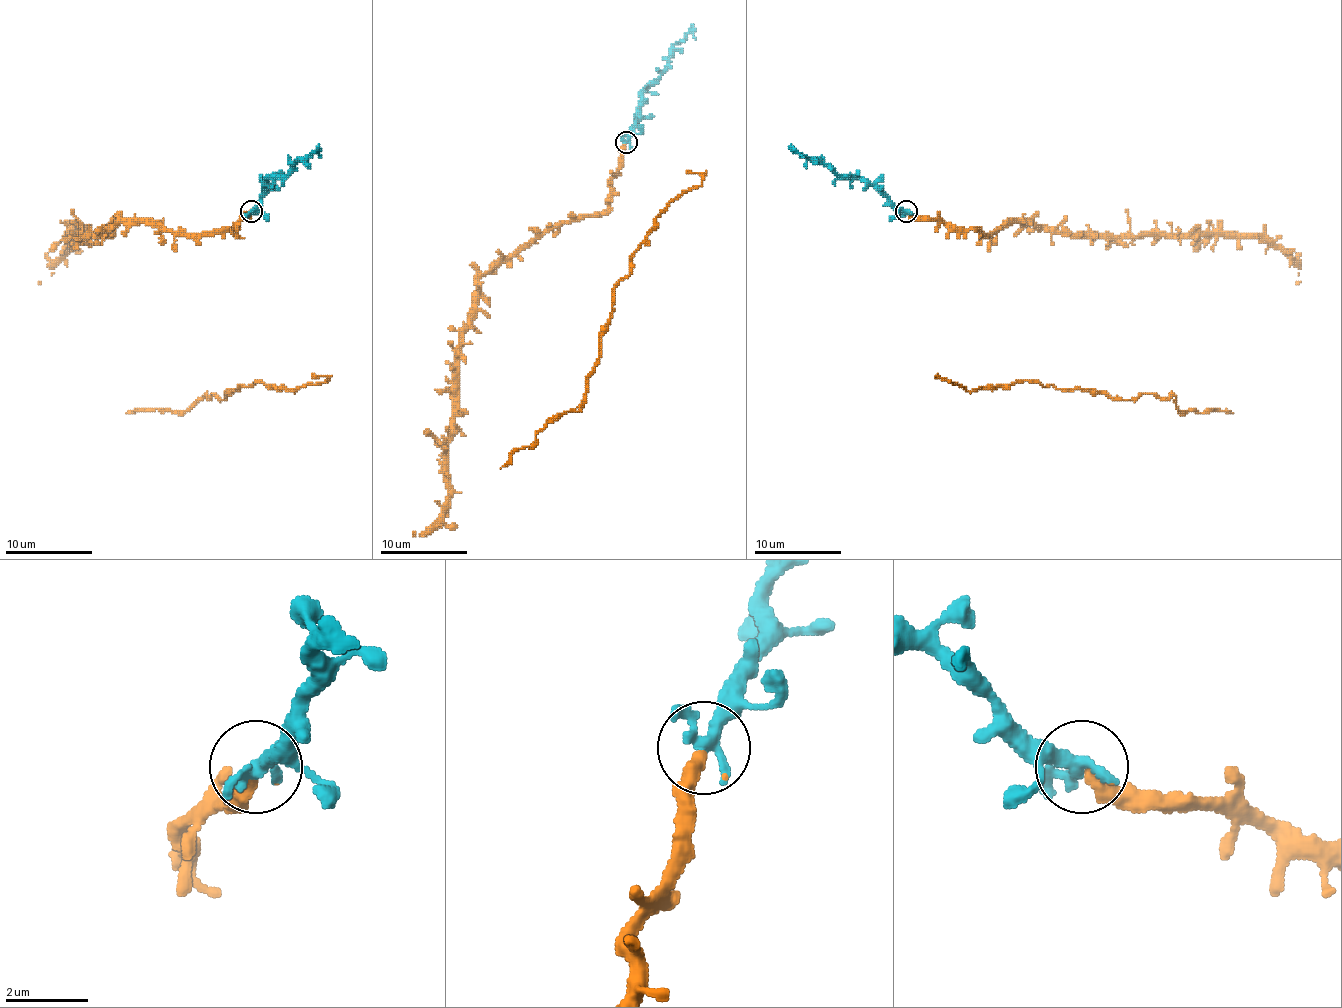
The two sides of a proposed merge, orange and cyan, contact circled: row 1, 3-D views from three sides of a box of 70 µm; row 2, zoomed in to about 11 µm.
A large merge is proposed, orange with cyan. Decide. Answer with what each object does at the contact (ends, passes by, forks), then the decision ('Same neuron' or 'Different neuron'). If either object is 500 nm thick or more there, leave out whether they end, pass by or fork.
At the ring orange ends. At the ring cyan passes by. Same neuron

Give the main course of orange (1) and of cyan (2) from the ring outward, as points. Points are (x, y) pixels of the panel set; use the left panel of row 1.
1: (251, 212), (233, 229), (174, 234), (152, 225), (115, 223), (100, 234), (71, 236), (69, 251), (38, 284)
2: (251, 212), (266, 179), (281, 179), (297, 161), (305, 159), (318, 146)

